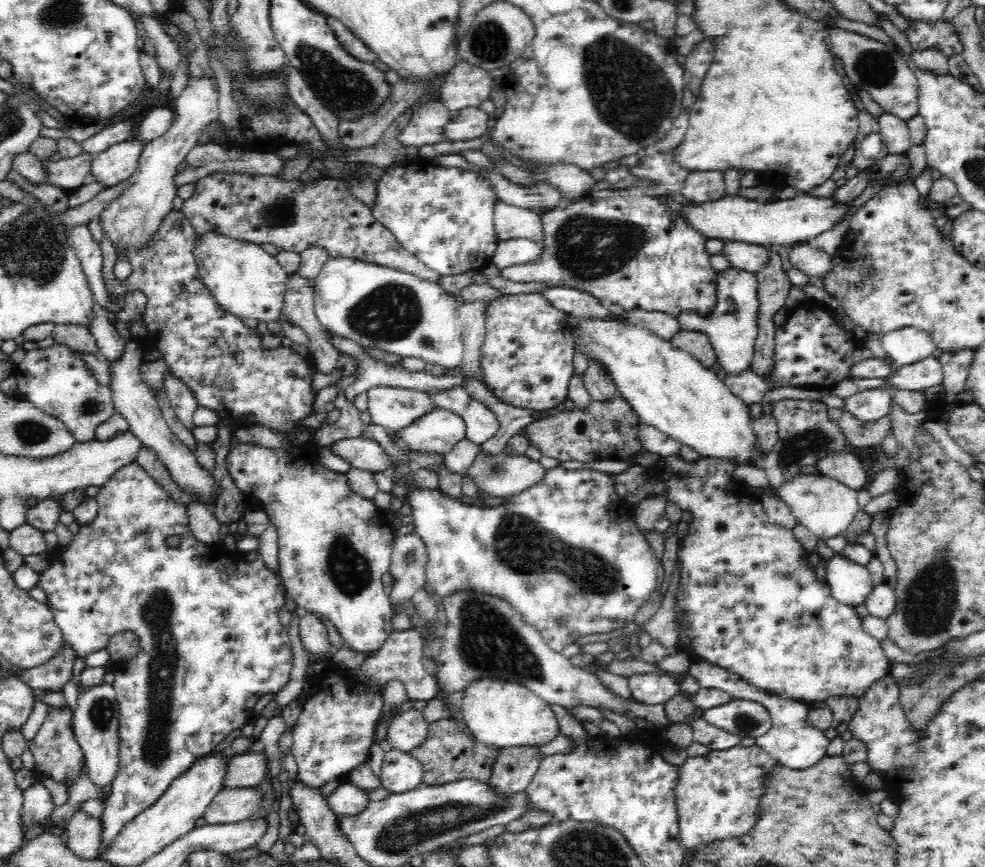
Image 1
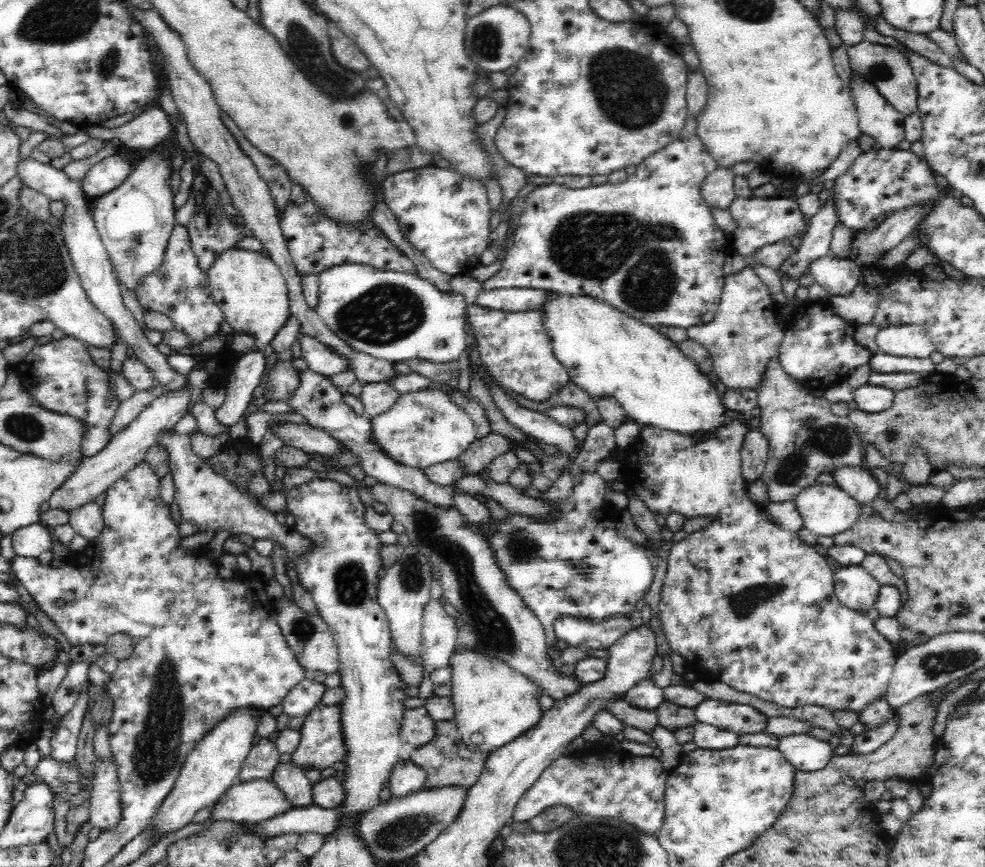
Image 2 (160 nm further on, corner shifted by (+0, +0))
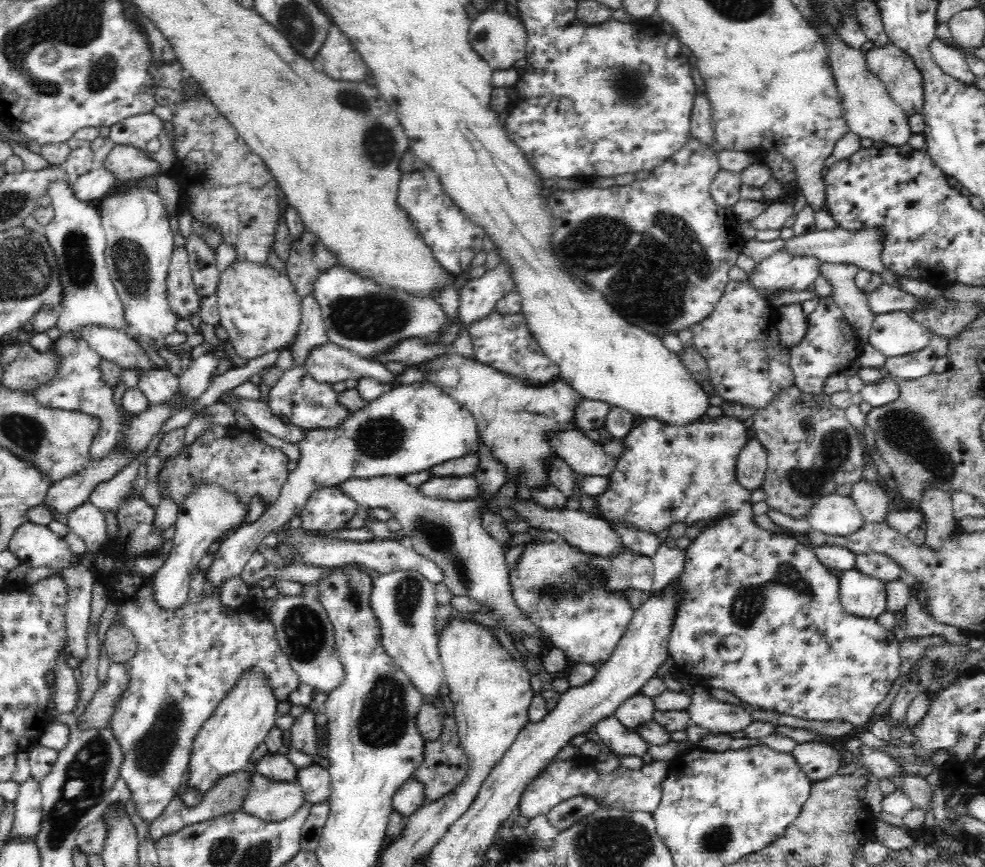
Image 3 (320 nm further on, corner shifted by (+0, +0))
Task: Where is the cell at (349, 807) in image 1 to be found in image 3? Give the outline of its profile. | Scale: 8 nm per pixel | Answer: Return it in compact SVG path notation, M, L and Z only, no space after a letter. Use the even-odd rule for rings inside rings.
M316 762L296 768L297 782L304 789L305 802L322 802L329 797L331 791L330 773L326 768L321 767Z

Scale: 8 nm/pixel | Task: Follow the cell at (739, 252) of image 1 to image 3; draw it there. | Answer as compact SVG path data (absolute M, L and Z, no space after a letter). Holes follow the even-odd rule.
M838 226L832 229L814 229L802 236L794 235L788 239L785 247L786 252L791 252L794 256L815 256L821 263L830 264L855 264L859 269L869 270L871 273L878 273L882 278L882 283L900 289L902 282L892 271L886 270L880 260L880 248L882 248L882 235L876 230L851 231Z

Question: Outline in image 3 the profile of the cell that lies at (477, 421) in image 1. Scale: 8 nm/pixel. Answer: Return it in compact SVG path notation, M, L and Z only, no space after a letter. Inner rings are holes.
M332 341L312 350L306 359L305 367L312 378L320 384L336 384L348 378L358 380L369 376L382 384L390 384L395 374L386 369L385 364L360 357Z

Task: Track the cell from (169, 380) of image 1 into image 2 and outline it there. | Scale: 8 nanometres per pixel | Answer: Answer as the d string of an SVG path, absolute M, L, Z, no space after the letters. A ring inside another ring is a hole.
M31 157L26 158L18 163L17 175L23 180L23 184L41 192L48 196L50 201L60 201L65 203L63 216L60 218L58 229L62 233L62 241L70 253L70 261L72 267L80 279L82 289L86 291L86 297L90 303L102 312L108 320L113 324L117 336L130 346L138 360L152 372L157 383L164 384L168 390L176 390L184 384L189 384L186 375L179 375L168 365L168 357L157 350L157 346L151 344L146 338L144 331L136 322L134 315L124 305L124 299L120 291L120 285L113 271L113 266L106 252L103 240L99 235L97 226L95 225L93 208L91 208L91 200L84 194L82 183L77 180L70 180L63 170L54 169L50 163L41 163Z

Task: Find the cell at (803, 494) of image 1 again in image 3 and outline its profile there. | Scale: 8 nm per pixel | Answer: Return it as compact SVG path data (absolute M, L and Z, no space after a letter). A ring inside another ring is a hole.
M838 493L820 497L808 511L806 519L814 530L830 536L857 533L865 523L851 497Z

